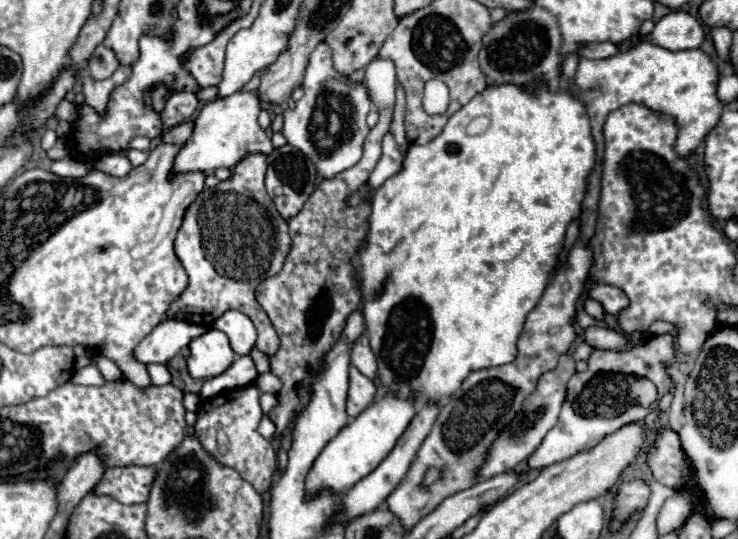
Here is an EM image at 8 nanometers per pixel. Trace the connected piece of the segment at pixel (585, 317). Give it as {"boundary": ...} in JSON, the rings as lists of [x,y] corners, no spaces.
{"boundary":[[[577,311],[573,322],[575,324],[578,324],[579,326],[581,326],[582,328],[586,329],[590,326],[593,325],[600,325],[603,327],[608,327],[608,324],[602,320],[602,321],[596,321],[594,318],[592,318],[591,316],[589,316],[585,311]]]}

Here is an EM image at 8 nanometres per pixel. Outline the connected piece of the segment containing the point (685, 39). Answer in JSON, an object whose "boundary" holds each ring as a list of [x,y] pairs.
{"boundary":[[[669,12],[663,16],[649,36],[637,36],[639,40],[651,40],[667,50],[689,50],[699,48],[705,40],[703,24],[687,12]]]}

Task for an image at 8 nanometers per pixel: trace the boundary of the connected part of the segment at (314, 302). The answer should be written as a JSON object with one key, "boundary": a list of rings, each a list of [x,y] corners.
{"boundary":[[[375,58],[365,68],[365,84],[379,112],[379,122],[365,138],[363,158],[359,164],[341,172],[333,180],[321,180],[303,210],[289,220],[293,248],[283,270],[273,278],[263,280],[257,288],[257,300],[281,340],[277,354],[269,358],[271,372],[283,382],[283,388],[277,394],[279,404],[269,412],[269,418],[277,426],[277,438],[311,398],[311,368],[319,370],[323,366],[323,354],[337,342],[339,332],[345,326],[345,318],[361,306],[361,278],[357,276],[351,258],[367,244],[365,236],[369,234],[371,208],[367,204],[349,208],[345,200],[369,180],[377,160],[381,158],[381,140],[389,132],[395,102],[393,62]]]}

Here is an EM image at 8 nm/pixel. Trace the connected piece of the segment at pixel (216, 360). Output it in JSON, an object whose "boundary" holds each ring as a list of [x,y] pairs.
{"boundary":[[[207,330],[205,334],[197,336],[191,344],[189,344],[189,358],[187,358],[187,368],[189,368],[189,374],[193,378],[213,378],[213,376],[219,376],[221,372],[225,372],[225,368],[229,368],[229,364],[233,364],[235,360],[235,352],[231,350],[229,346],[229,338],[221,332],[221,330]]]}

